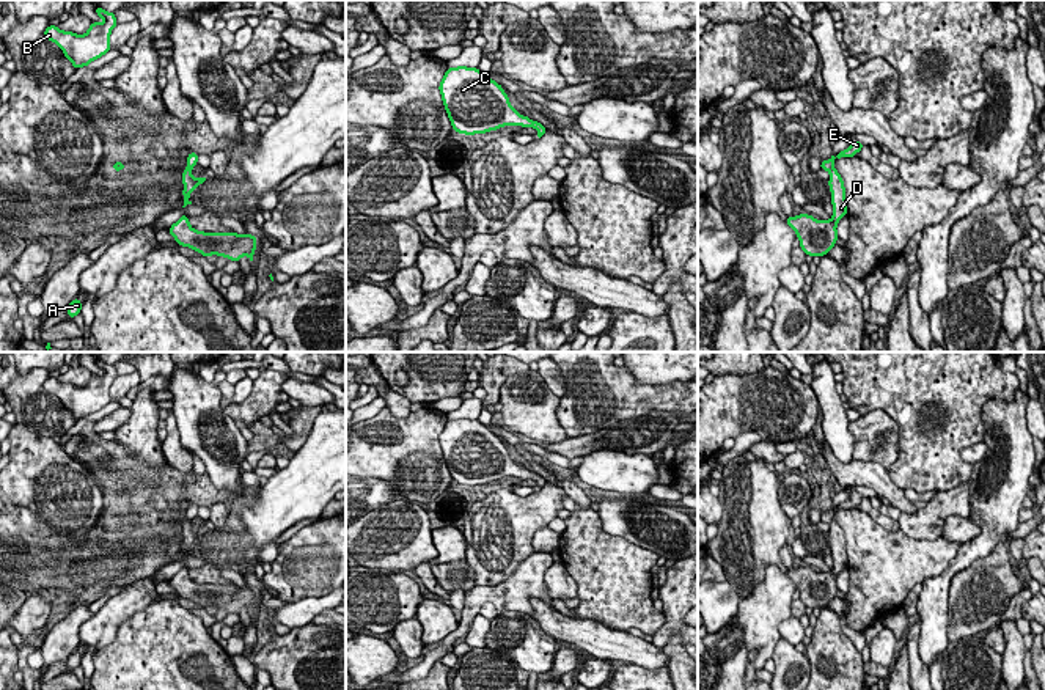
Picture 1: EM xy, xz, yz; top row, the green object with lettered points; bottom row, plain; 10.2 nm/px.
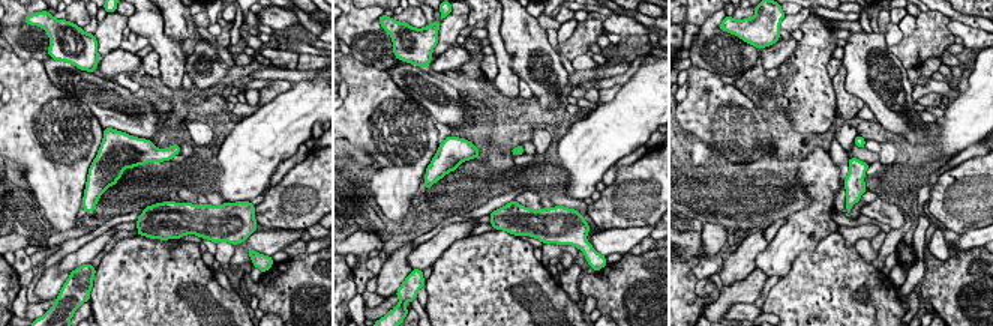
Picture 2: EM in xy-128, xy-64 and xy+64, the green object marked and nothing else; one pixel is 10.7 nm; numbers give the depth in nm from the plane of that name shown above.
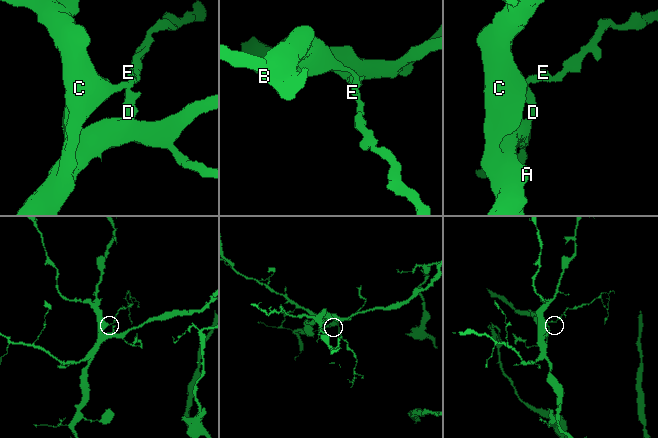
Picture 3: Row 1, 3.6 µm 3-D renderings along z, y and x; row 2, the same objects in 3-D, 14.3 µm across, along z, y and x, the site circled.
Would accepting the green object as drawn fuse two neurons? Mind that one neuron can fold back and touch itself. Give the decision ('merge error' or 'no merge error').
merge error

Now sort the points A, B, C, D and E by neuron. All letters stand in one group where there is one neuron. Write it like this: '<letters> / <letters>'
A D / B C E

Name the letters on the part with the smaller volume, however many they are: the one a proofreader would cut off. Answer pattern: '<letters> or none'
A, D

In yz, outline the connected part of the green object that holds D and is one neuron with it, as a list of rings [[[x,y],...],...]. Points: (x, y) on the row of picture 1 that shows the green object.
[[[834,167],[830,170],[828,185],[833,204],[833,215],[830,220],[816,220],[811,214],[798,214],[797,217],[786,218],[787,225],[800,239],[800,248],[808,256],[828,255],[830,248],[834,247],[838,240],[838,222],[847,215],[844,179]]]

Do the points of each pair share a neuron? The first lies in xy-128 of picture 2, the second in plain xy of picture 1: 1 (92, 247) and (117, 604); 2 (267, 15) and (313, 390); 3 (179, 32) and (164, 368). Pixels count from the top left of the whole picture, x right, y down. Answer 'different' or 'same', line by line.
1: same
2: same
3: different

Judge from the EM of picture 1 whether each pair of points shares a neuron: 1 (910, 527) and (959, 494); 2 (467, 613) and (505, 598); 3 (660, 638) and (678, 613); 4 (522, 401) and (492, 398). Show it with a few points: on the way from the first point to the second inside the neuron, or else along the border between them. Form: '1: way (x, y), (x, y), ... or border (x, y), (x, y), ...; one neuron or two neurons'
1: way (923, 525), (946, 503); one neuron
2: way (476, 604), (483, 598), (495, 598); one neuron
3: way (667, 632), (674, 620); one neuron
4: border (525, 373), (509, 376), (502, 387), (498, 400); two neurons

